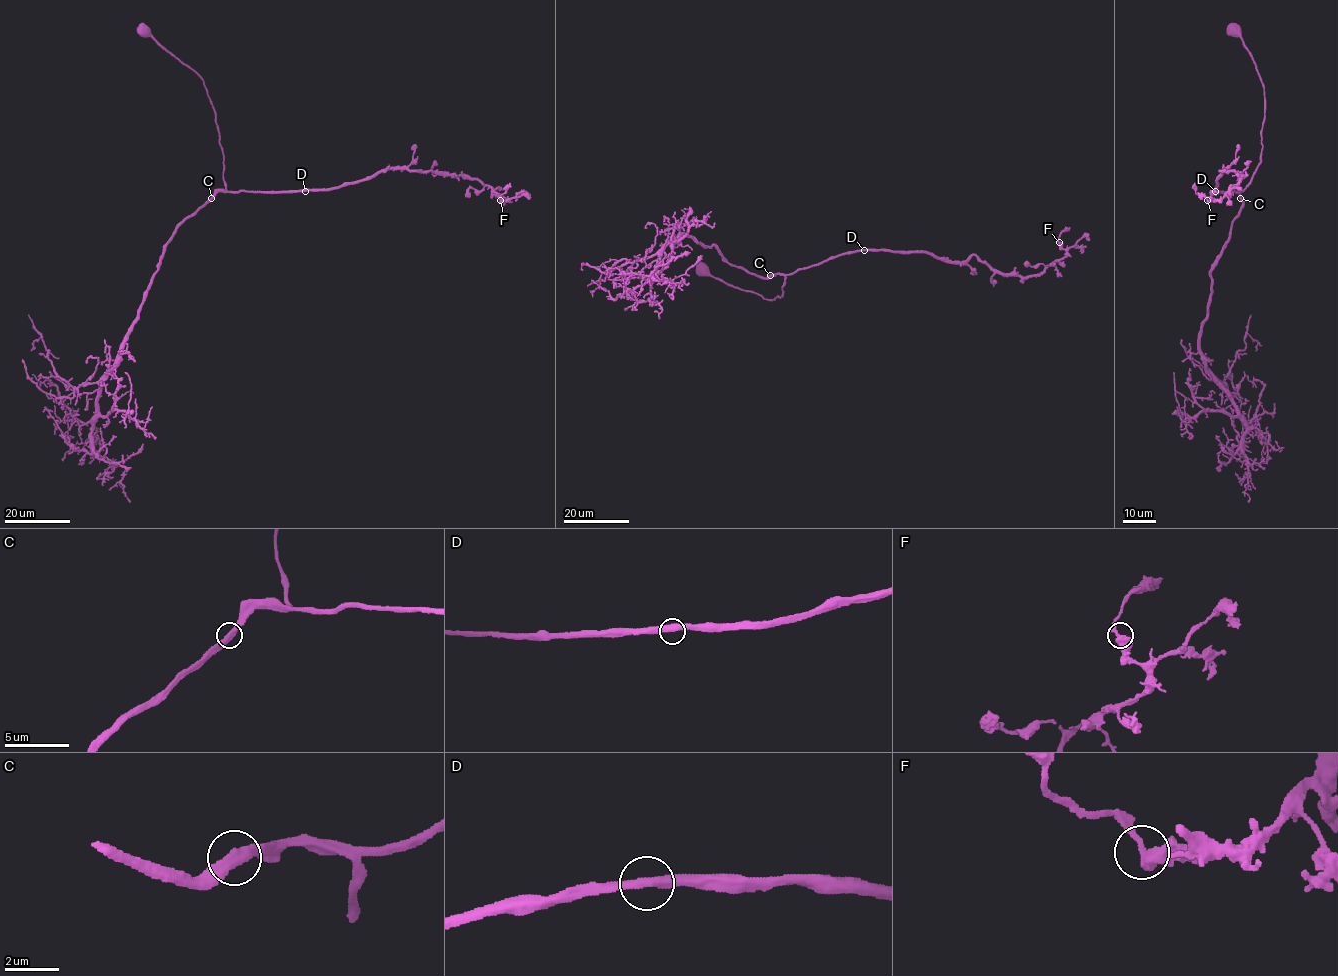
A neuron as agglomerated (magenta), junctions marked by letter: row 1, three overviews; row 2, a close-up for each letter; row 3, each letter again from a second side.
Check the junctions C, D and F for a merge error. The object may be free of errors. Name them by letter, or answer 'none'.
none

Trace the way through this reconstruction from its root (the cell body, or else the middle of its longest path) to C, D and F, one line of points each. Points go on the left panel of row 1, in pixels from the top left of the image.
C: (144, 31), (203, 81), (215, 113), (226, 190), (217, 192), (211, 198)
D: (144, 31), (203, 81), (215, 113), (226, 192), (305, 191)
F: (144, 31), (203, 81), (226, 192), (332, 189), (408, 168), (478, 179), (507, 200), (500, 201)

